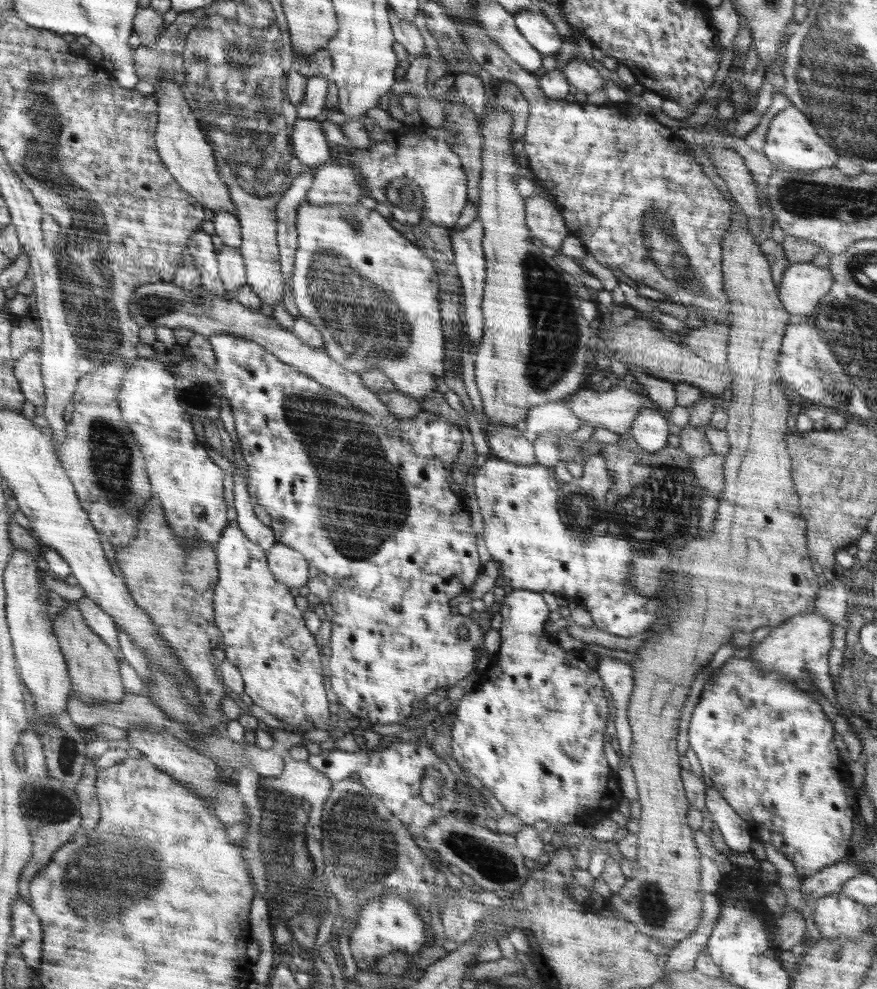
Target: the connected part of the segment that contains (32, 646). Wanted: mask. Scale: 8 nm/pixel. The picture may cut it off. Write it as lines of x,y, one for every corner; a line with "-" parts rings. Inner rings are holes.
16,549
7,568
7,616
15,644
19,677
33,696
34,716
40,722
56,722
68,714
68,700
72,694
71,677
57,636
52,634
52,624
46,612
46,602
38,584
38,572
32,552

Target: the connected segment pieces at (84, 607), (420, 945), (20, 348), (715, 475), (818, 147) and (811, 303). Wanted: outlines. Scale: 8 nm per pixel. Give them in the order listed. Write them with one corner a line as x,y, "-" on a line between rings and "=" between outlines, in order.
86,596
74,601
74,606
77,606
83,618
87,619
87,626
99,635
112,652
115,652
117,658
123,657
118,641
118,631
114,622
112,622
112,618
=
384,893
368,902
360,914
358,924
353,933
349,936
350,952
352,958
357,961
360,968
370,973
375,972
377,958
391,954
395,950
403,951
406,955
415,956
426,946
432,944
427,940
425,924
420,920
421,916
416,914
416,910
408,904
407,899
403,899
399,894
=
32,304
24,316
14,316
15,328
12,335
12,346
15,358
28,354
32,349
42,348
43,333
38,310
=
718,453
691,457
691,469
700,486
716,498
724,488
724,457
=
793,105
778,112
770,122
766,134
766,158
776,168
773,172
798,171
812,173
821,169
835,167
839,153
812,130
812,122
=
812,262
789,265
779,284
779,298
792,316
812,314
820,298
834,288
832,275
828,268
822,270

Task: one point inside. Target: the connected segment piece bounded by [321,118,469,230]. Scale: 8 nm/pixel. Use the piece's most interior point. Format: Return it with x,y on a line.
429,164

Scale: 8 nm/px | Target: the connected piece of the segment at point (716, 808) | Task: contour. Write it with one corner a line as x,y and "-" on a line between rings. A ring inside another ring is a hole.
708,787
705,792
705,806
712,814
712,819
730,850
750,850
753,838
748,830
747,819
744,819
715,787

